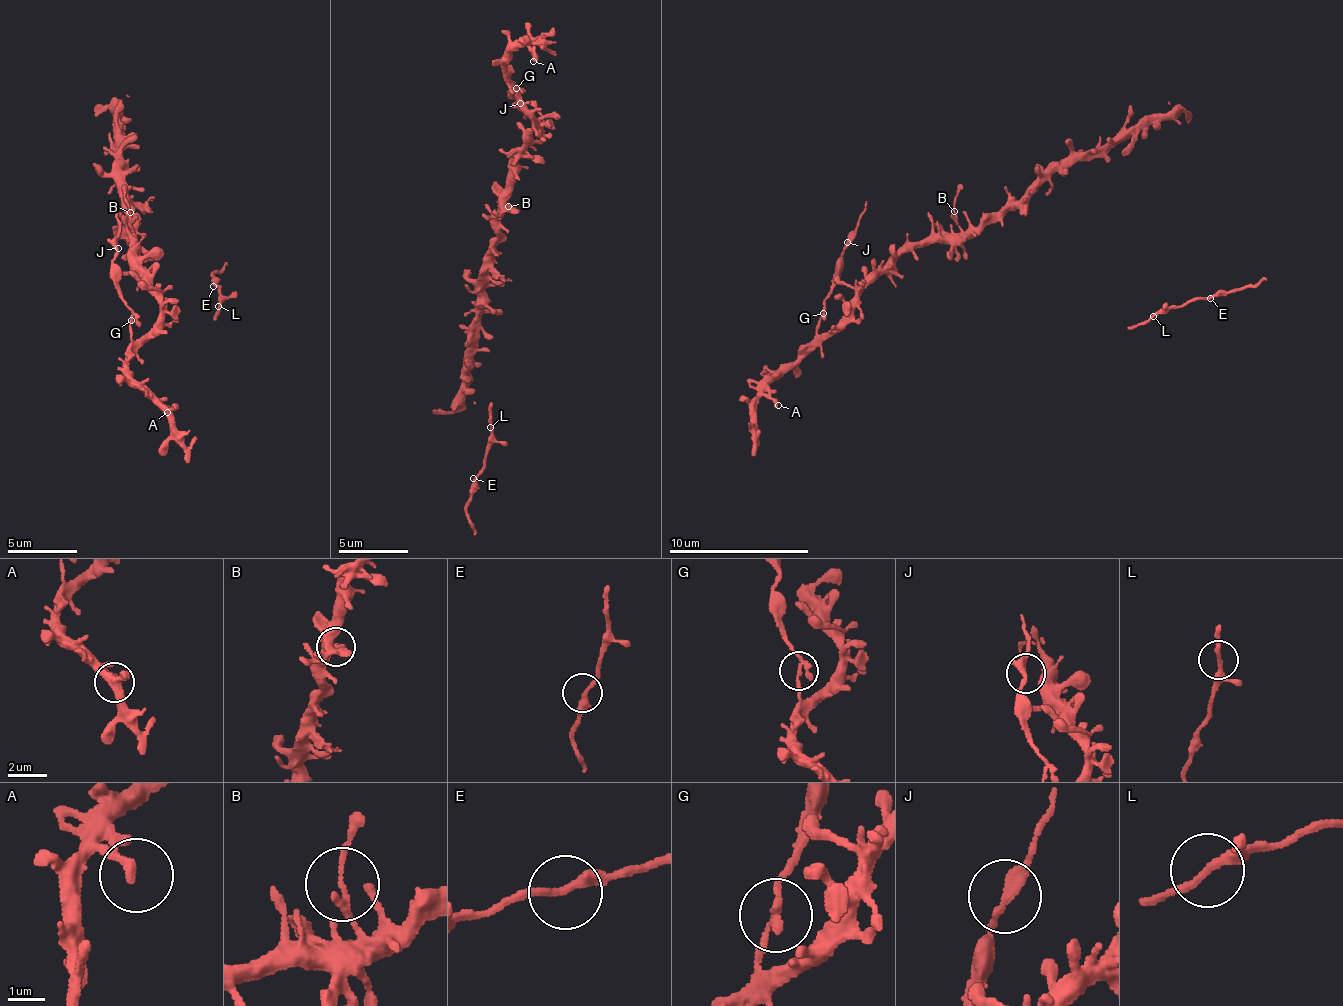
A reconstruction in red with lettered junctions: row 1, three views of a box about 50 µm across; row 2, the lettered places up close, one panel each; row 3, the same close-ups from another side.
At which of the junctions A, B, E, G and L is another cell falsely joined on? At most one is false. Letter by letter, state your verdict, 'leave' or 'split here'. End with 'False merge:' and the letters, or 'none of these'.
A: leave
B: leave
E: leave
G: split here
L: leave
False merge: G

